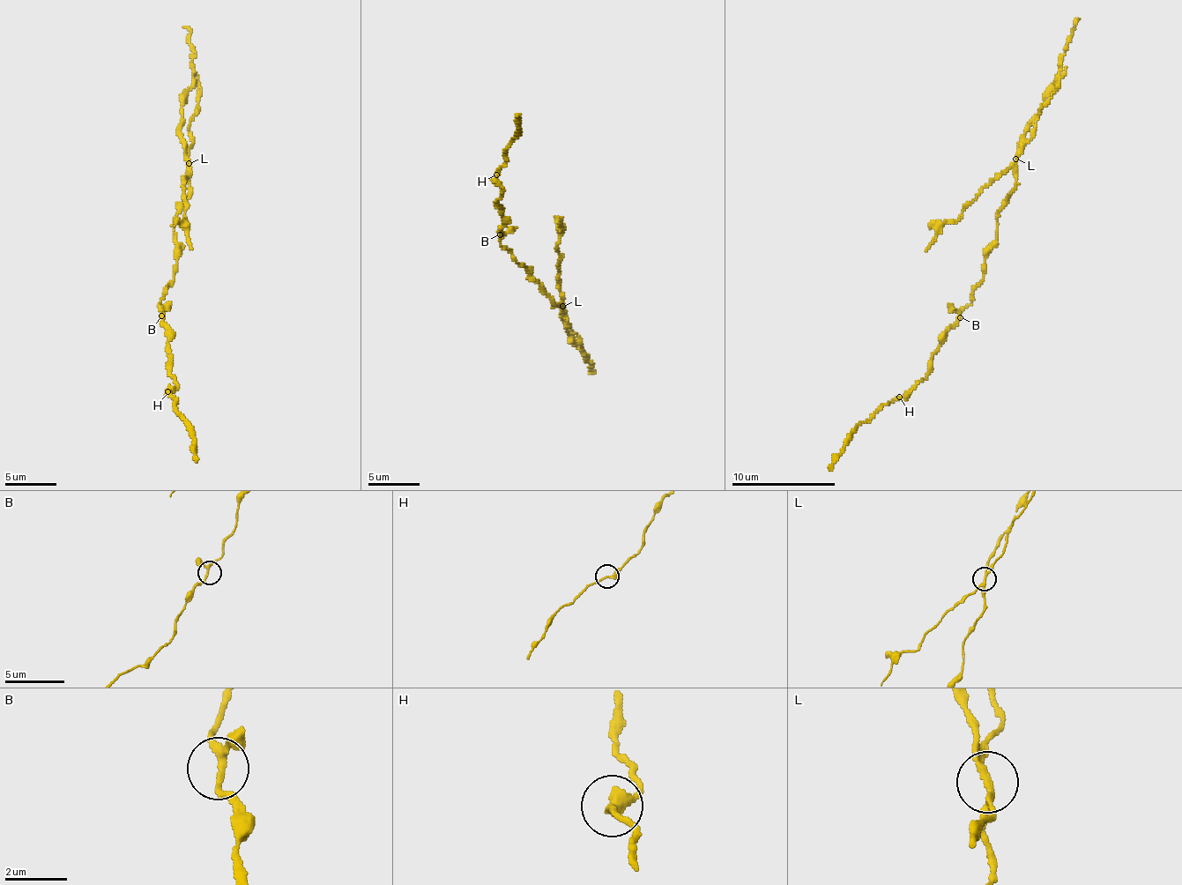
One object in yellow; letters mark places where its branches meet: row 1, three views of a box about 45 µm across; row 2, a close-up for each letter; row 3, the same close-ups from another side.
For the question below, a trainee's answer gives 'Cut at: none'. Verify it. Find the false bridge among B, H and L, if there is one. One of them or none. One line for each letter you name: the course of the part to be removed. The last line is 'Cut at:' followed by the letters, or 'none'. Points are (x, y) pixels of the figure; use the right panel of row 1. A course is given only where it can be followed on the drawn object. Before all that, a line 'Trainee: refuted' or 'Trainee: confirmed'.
Trainee: refuted
L: foreign part runs (1015, 158), (960, 218), (946, 223), (925, 250)
Cut at: L

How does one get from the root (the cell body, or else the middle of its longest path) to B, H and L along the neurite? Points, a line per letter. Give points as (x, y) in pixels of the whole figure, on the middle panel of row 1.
B: (525, 266), (516, 263), (510, 252), (501, 246), (500, 234)
H: (525, 266), (516, 263), (499, 241), (505, 223), (500, 214), (502, 208), (495, 204), (501, 190), (496, 174)
L: (525, 266), (531, 270), (526, 278), (539, 283), (543, 293), (553, 305), (561, 304), (563, 307)

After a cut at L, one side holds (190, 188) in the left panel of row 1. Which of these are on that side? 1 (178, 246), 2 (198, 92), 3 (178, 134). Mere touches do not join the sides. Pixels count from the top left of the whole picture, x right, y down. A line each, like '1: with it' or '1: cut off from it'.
1: with it
2: cut off from it
3: with it

